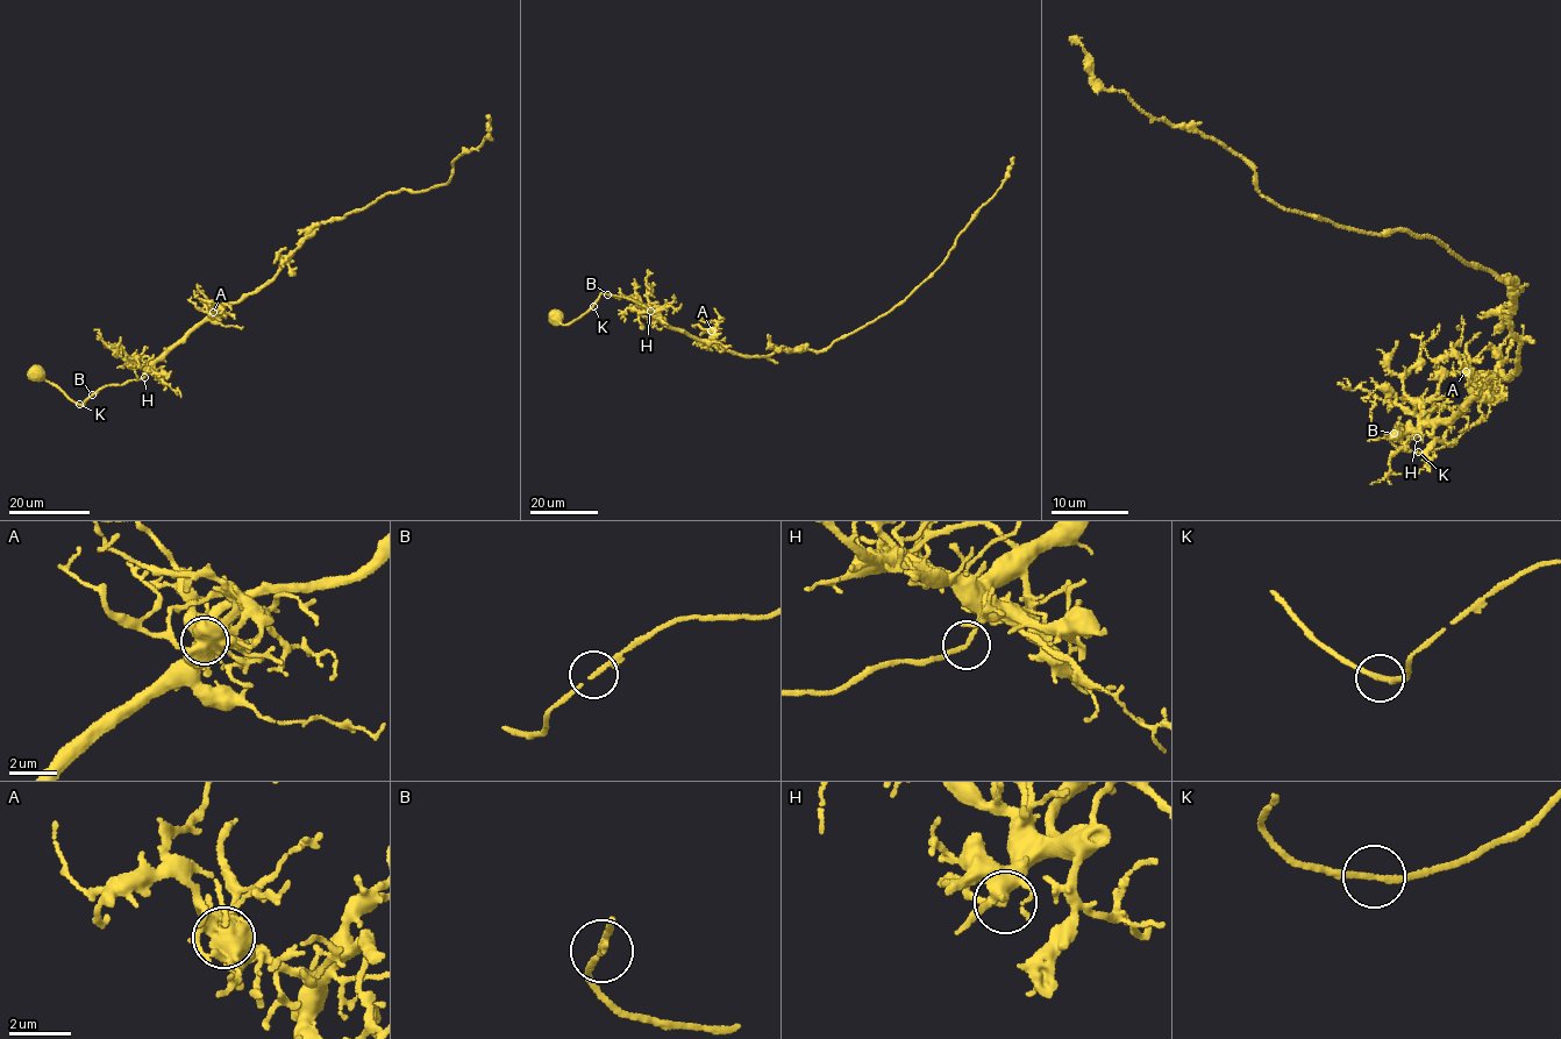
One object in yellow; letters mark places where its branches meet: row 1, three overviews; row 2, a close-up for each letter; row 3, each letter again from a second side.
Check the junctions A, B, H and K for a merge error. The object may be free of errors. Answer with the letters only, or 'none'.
none

